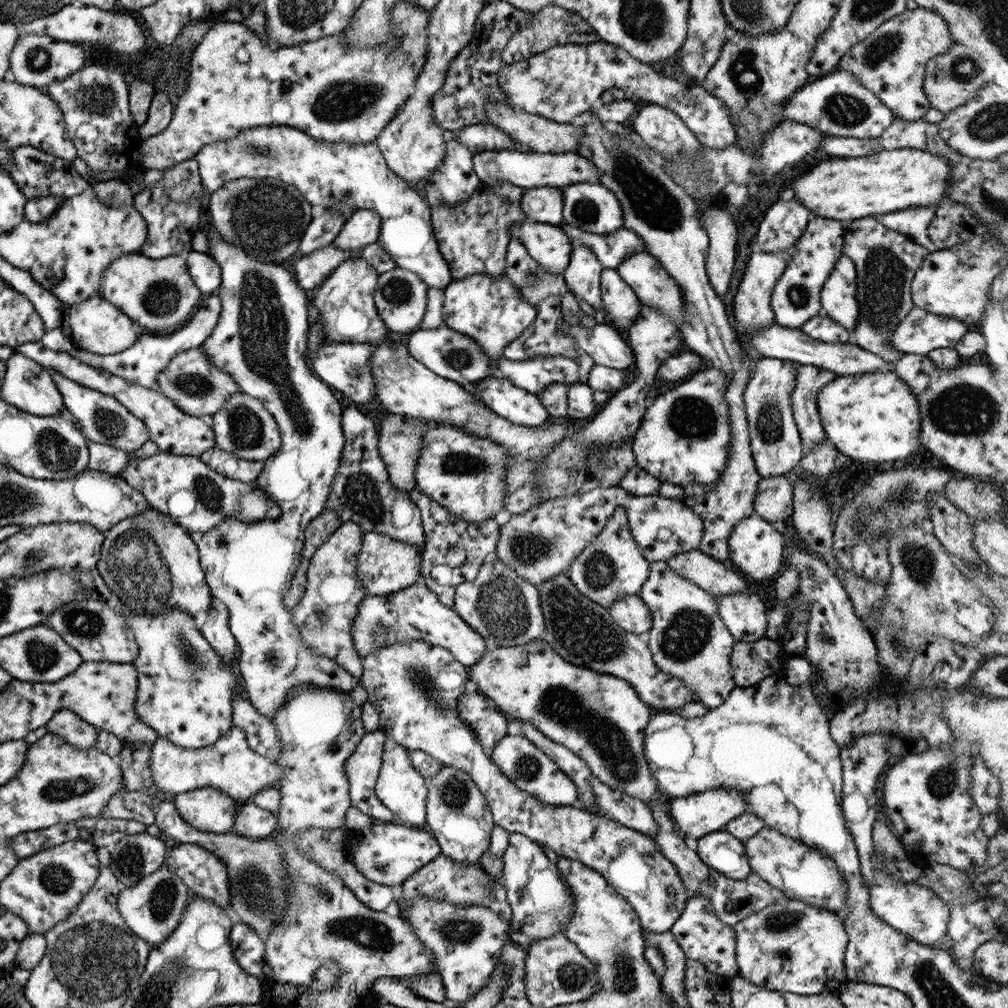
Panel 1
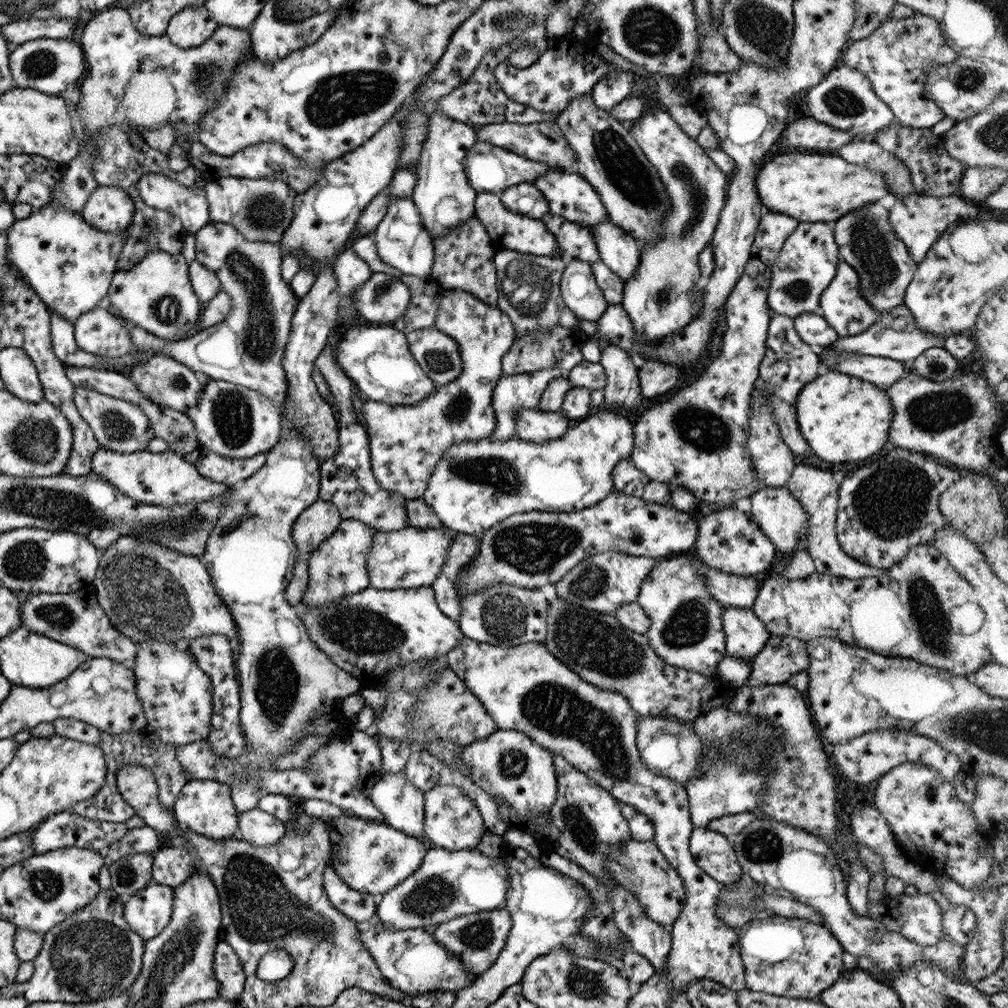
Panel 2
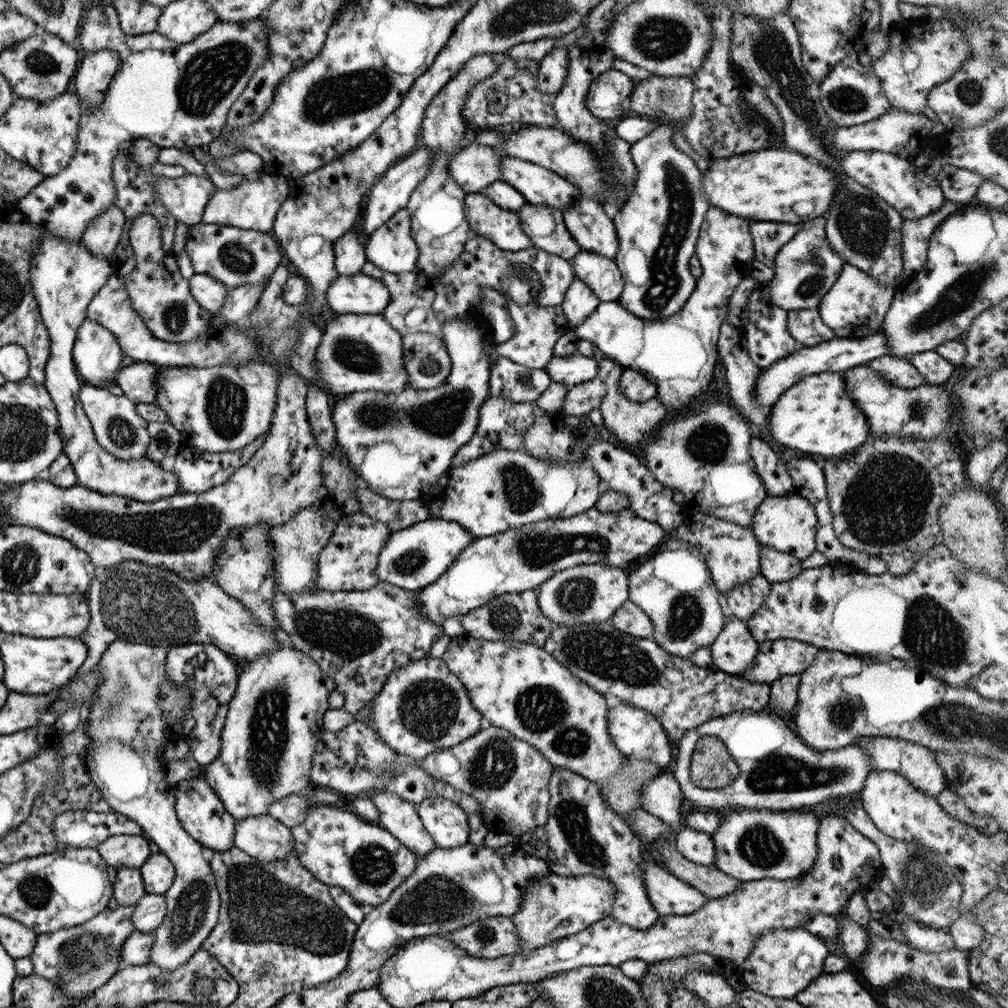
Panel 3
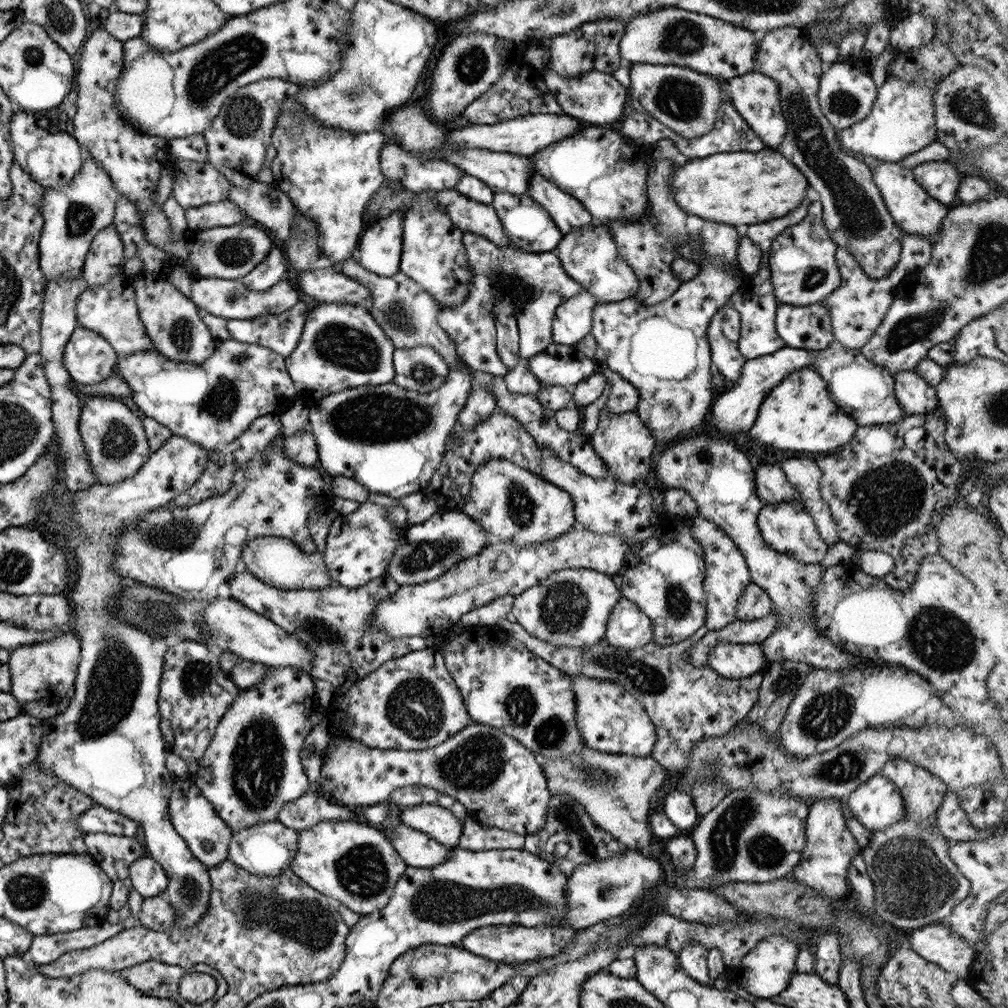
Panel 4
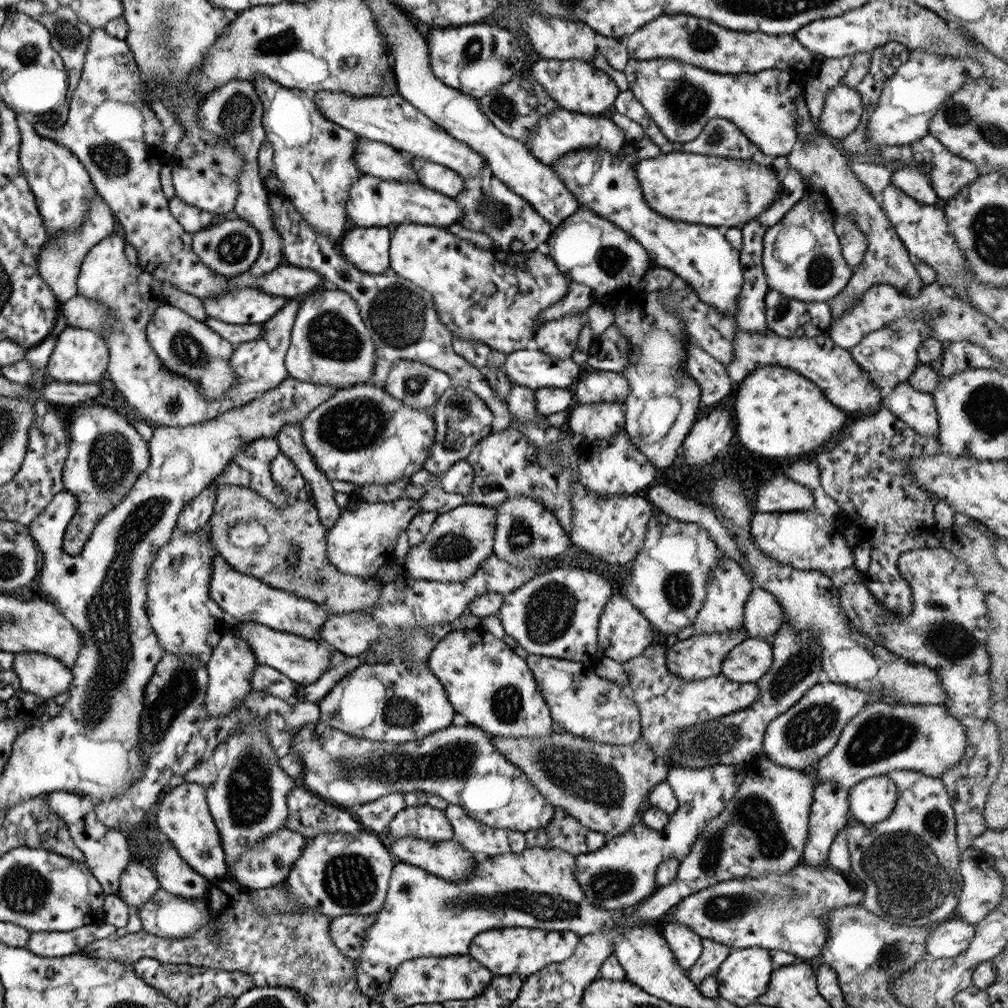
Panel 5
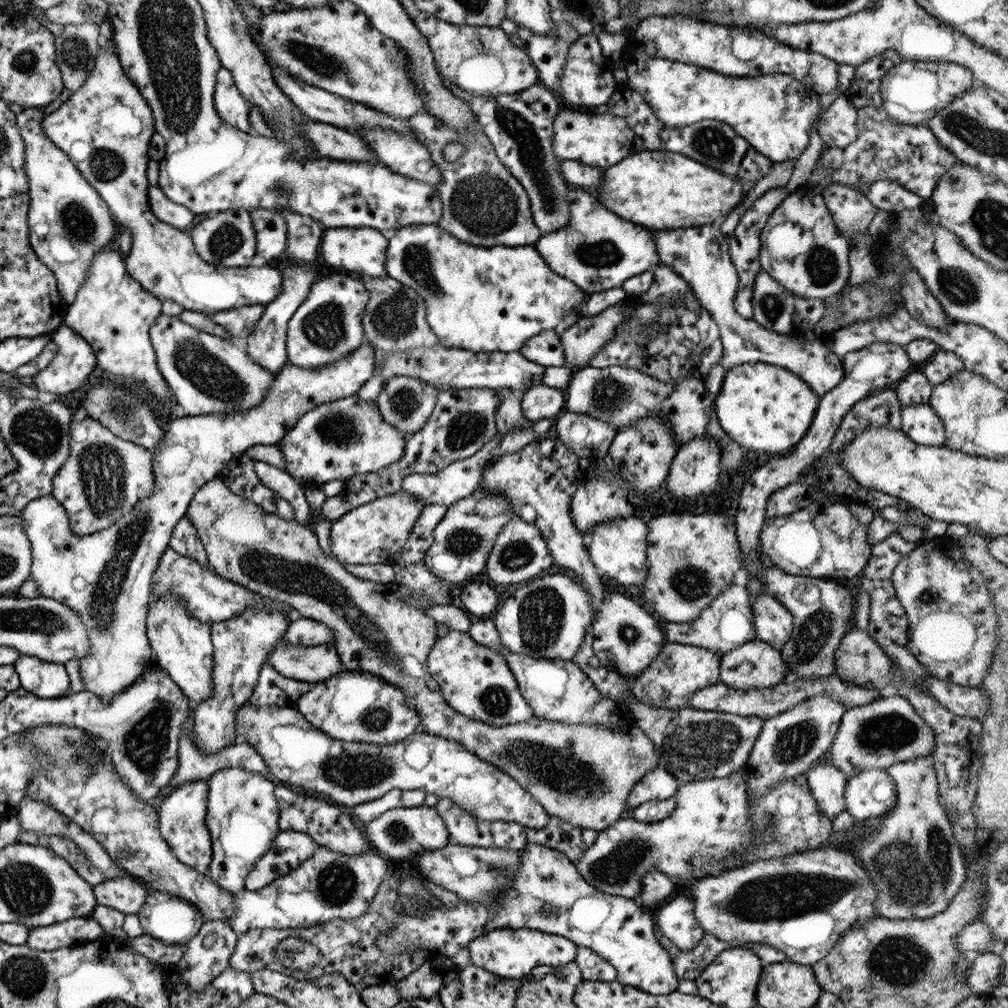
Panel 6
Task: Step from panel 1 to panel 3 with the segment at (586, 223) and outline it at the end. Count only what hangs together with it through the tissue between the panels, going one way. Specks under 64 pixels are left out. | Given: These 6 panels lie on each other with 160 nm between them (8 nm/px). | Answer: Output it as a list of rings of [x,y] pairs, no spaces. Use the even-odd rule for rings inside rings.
[[[503,154],[500,160],[500,181],[520,192],[527,203],[549,205],[561,212],[569,208],[577,197],[581,197],[578,188],[559,174]]]

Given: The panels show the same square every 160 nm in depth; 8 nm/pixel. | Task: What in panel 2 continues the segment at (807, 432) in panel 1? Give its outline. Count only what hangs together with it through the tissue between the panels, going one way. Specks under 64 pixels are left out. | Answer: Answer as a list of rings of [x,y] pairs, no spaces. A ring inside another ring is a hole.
[[[769,311],[769,324],[761,362],[759,362],[758,376],[769,383],[777,398],[786,402],[794,410],[797,393],[803,385],[811,382],[819,375],[819,363],[814,348],[802,341],[794,329],[792,318]]]

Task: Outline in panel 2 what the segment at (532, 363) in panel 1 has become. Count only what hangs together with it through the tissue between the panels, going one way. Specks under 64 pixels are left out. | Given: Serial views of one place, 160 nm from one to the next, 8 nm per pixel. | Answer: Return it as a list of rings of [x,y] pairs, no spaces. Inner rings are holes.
[[[543,368],[535,372],[517,372],[511,376],[501,375],[495,383],[491,406],[495,417],[495,426],[488,436],[489,440],[511,440],[515,438],[514,414],[522,408],[535,408],[538,406],[543,389],[547,382],[554,378],[566,378],[566,373],[561,368]]]

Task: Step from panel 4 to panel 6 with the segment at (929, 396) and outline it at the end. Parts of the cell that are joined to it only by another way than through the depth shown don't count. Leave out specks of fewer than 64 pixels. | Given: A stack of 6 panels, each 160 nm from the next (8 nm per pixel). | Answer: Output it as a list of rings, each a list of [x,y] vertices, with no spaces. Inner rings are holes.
[[[928,403],[900,407],[900,429],[921,446],[942,446],[944,428]]]

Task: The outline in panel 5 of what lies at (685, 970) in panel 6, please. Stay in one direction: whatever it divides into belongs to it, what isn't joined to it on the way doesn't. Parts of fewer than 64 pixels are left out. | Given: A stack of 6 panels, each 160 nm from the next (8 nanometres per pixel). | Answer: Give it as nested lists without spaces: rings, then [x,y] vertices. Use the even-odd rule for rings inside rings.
[[[701,939],[701,954],[697,957],[695,964],[686,970],[686,977],[695,985],[703,978],[711,976],[723,959],[731,952],[732,948],[713,942],[709,939]]]

